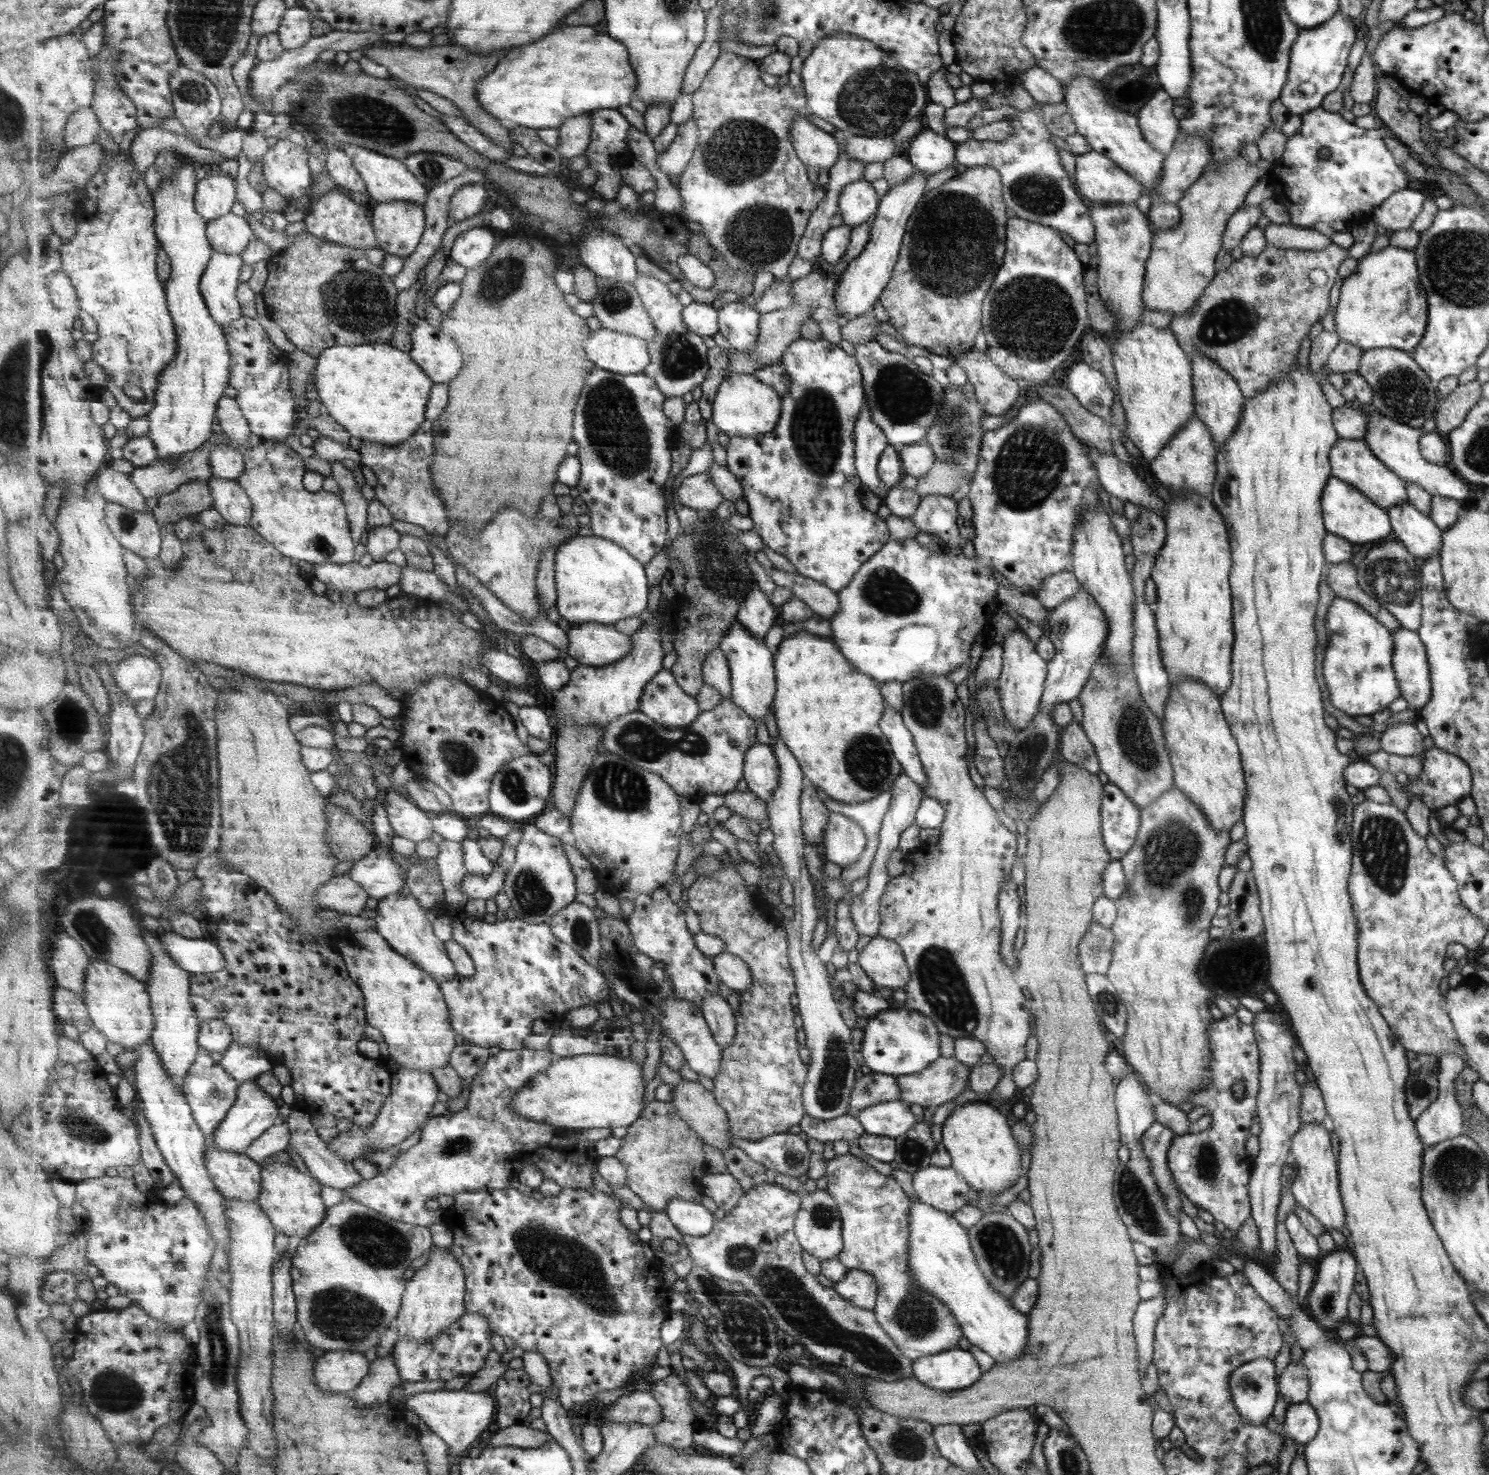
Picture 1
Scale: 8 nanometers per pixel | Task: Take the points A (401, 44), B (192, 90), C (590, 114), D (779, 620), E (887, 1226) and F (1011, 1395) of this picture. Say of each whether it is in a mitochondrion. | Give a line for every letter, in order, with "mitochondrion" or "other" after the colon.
A: other
B: mitochondrion
C: other
D: other
E: other
F: other

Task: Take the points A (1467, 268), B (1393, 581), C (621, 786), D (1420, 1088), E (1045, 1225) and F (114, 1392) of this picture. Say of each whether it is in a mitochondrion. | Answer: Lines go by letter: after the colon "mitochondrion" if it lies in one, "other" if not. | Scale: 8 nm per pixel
A: mitochondrion
B: mitochondrion
C: mitochondrion
D: mitochondrion
E: other
F: mitochondrion

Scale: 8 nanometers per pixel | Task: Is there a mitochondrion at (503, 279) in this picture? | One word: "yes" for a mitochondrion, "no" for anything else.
yes

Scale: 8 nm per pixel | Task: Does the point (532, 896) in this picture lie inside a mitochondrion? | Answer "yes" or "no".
yes

